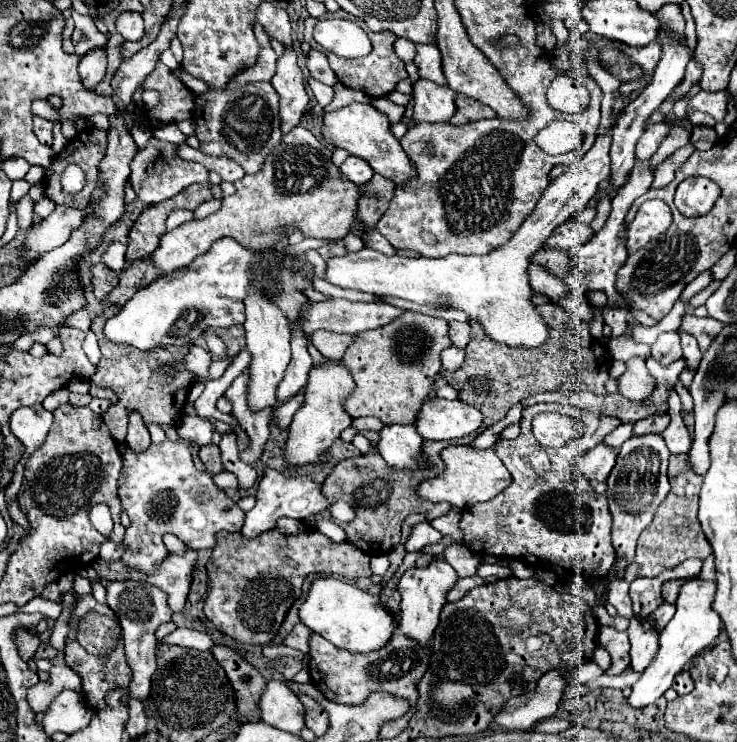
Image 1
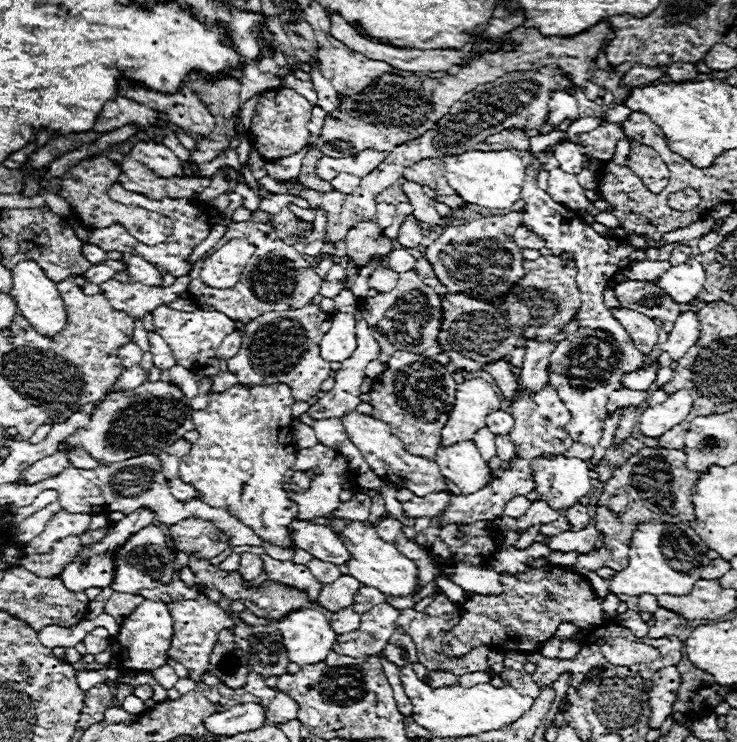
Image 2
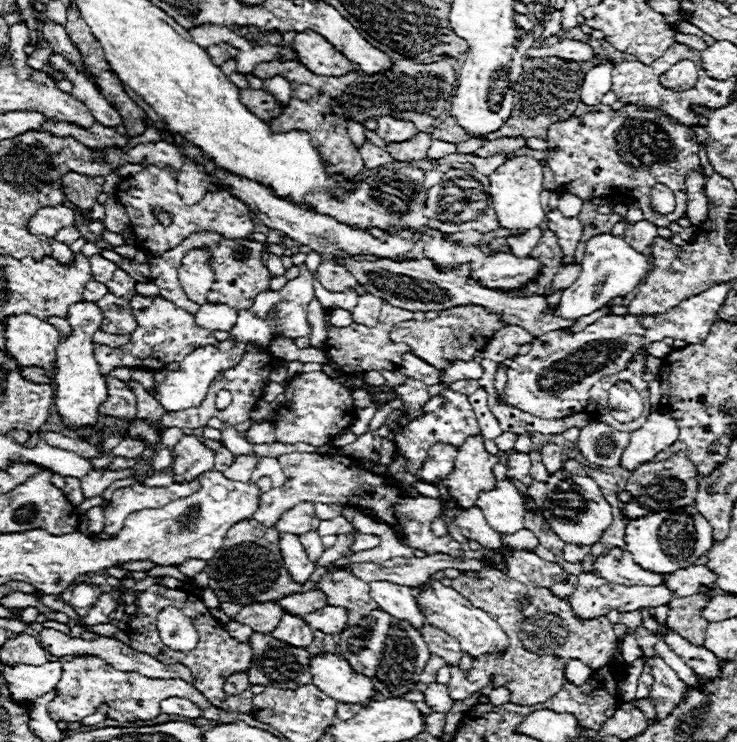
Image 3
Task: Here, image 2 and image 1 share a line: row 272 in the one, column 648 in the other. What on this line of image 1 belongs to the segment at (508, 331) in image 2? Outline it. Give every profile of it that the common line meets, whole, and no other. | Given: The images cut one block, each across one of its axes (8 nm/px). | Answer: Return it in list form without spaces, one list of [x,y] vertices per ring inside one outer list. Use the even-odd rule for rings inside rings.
[[[672,454],[667,474],[670,492],[666,500],[658,506],[658,512],[654,514],[654,520],[650,522],[646,532],[642,532],[642,536],[638,538],[634,556],[634,562],[640,566],[638,576],[658,576],[662,570],[670,570],[688,558],[704,560],[706,556],[712,554],[710,542],[706,540],[698,524],[698,494],[703,484],[703,476],[696,474],[689,467],[688,454]],[[670,524],[676,530],[670,530]]]

